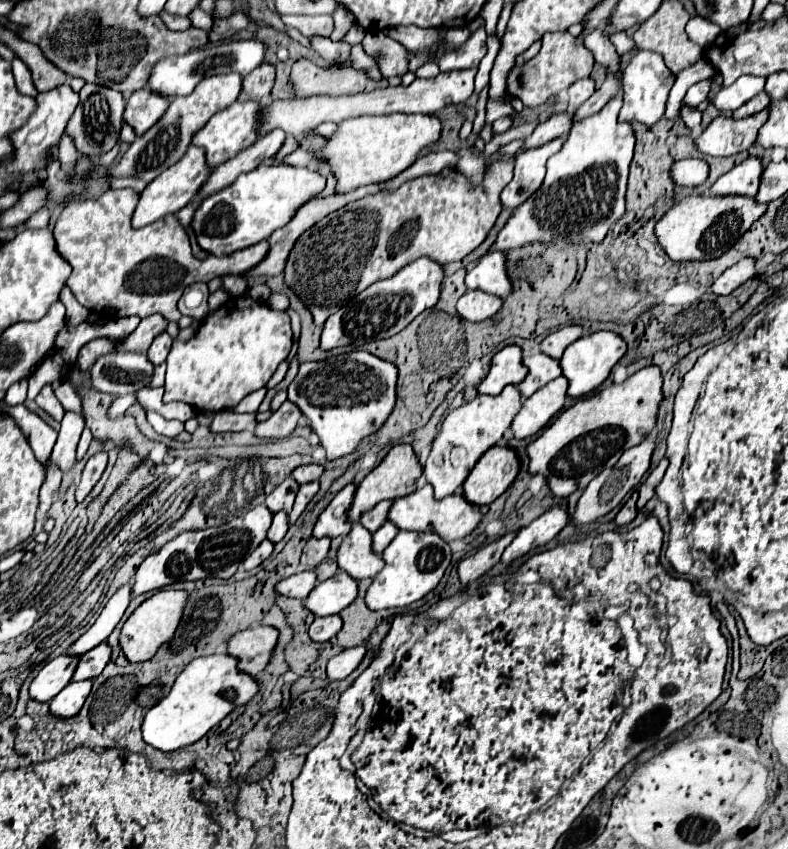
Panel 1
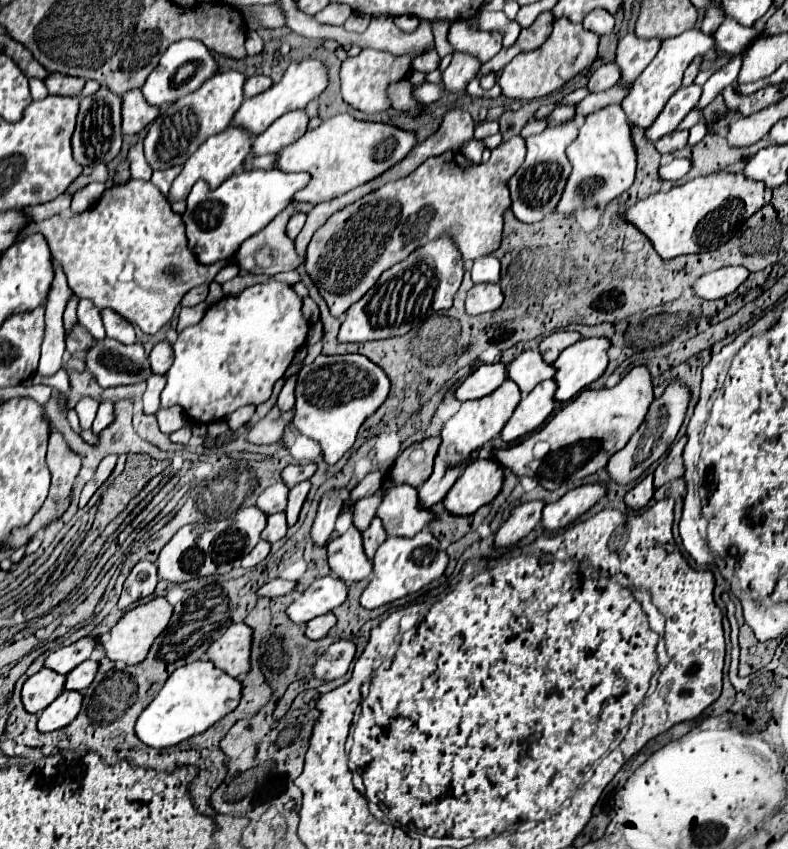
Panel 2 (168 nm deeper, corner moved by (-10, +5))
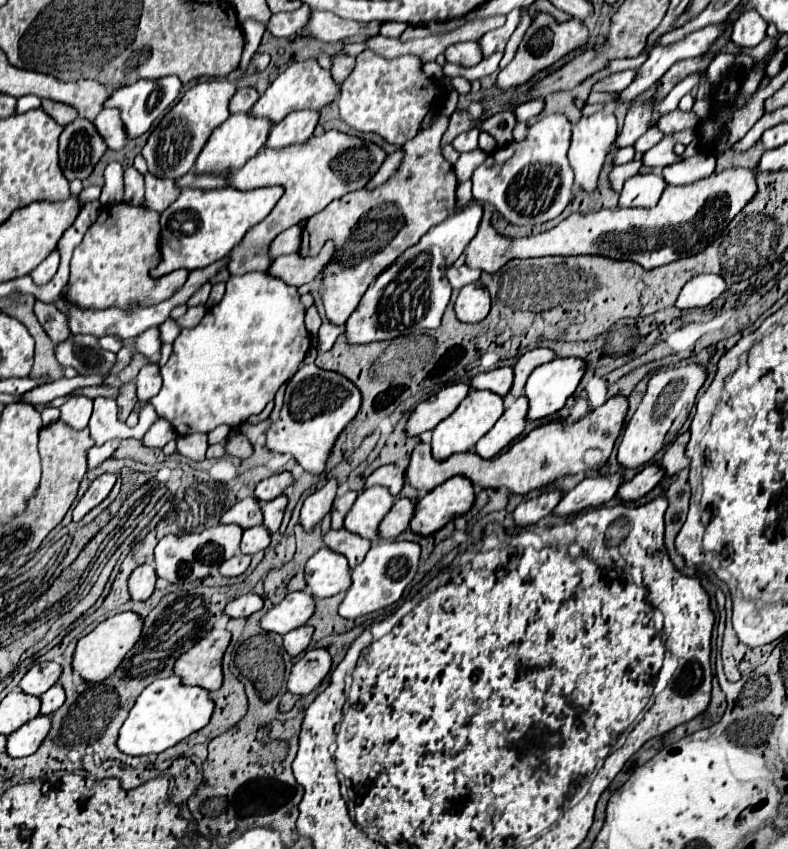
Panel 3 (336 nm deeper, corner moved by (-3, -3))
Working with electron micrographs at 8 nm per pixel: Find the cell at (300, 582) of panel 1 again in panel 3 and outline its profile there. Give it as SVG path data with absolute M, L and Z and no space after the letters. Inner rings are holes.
M244 594L236 600L232 600L230 604L226 604L224 608L224 616L228 618L248 618L254 612L258 612L262 608L262 598L258 594Z

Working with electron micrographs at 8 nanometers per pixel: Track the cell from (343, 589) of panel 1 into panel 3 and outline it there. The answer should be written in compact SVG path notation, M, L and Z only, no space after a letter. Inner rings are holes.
M290 592L282 604L272 606L262 618L260 626L266 632L274 634L286 634L302 624L308 622L308 618L314 612L314 598L308 592Z

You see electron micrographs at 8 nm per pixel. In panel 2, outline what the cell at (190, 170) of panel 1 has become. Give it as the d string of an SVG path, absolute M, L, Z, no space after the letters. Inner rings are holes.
M235 126L225 128L221 134L209 136L199 146L199 150L183 164L183 170L173 180L171 190L169 190L169 200L171 202L187 200L187 196L189 196L189 192L191 192L191 188L193 188L193 184L197 180L205 180L209 184L209 188L217 188L223 180L227 180L231 174L235 174L235 170L243 164L243 160L249 156L249 148L251 148L251 136L249 136L249 132L245 132L241 128L235 128Z

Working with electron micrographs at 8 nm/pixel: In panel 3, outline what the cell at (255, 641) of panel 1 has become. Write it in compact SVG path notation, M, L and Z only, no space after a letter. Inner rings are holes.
M212 628L188 652L174 662L174 674L186 686L200 686L204 690L218 690L222 686L222 652L230 644L230 632Z

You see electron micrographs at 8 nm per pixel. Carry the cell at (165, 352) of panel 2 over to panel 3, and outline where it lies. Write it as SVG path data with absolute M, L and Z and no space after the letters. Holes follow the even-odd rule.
M146 364L136 378L136 396L140 402L148 402L150 398L154 398L158 394L162 386L162 378L160 378L160 366L158 364Z

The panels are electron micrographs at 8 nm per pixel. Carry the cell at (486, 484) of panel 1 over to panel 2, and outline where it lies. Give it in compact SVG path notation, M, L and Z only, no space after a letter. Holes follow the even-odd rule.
M477 458L465 472L461 472L457 484L445 496L445 508L453 514L469 516L477 508L493 502L503 488L503 470L495 458Z

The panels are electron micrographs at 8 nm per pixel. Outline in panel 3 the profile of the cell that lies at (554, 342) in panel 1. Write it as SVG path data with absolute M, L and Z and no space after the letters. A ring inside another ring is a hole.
M534 348L534 350L528 350L516 364L514 364L514 380L512 380L512 388L506 396L506 402L510 400L516 400L518 396L522 396L522 386L526 384L530 372L540 366L540 364L546 364L550 360L554 360L554 352L550 352L548 348Z

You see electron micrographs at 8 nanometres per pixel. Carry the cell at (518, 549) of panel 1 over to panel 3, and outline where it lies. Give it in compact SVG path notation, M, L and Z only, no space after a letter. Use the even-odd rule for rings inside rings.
M610 472L586 478L564 496L564 500L554 508L554 516L568 516L584 508L602 506L616 496L622 482L624 482L622 474L610 474Z

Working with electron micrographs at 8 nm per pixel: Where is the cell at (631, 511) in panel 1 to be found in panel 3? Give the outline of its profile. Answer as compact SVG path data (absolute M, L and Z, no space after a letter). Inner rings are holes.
M648 464L642 472L638 472L632 480L624 482L618 490L618 496L622 500L638 500L642 498L646 492L650 492L660 480L664 478L664 470L660 464Z

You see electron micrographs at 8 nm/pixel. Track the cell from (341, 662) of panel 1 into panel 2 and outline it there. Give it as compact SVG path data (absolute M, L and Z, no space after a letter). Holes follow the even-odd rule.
M339 640L331 644L325 654L317 660L313 668L313 676L323 680L335 680L347 674L351 662L355 658L355 644L351 640Z

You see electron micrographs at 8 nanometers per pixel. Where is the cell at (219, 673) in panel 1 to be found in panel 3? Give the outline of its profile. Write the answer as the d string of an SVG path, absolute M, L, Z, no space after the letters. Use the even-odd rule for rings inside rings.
M178 676L154 680L136 698L134 708L130 710L126 722L120 728L116 746L122 754L128 756L164 752L174 744L178 744L180 740L188 738L192 732L204 728L212 716L212 710L214 710L214 702L210 700L206 690L198 686L182 686Z

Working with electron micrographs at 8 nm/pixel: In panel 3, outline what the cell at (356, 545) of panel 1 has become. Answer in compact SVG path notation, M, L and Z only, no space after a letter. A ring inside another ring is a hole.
M328 548L318 550L306 562L306 586L314 600L336 596L338 592L348 590L350 586L350 568L342 554L336 554Z

